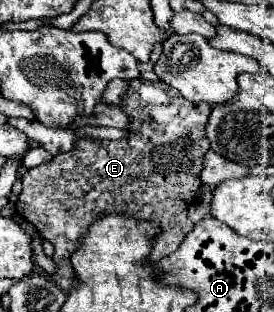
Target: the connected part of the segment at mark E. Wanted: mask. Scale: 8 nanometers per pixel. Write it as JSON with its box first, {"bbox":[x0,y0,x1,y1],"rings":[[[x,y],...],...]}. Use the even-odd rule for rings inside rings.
{"bbox":[16,78,210,290],"rings":[[[142,78],[128,82],[128,90],[122,96],[118,106],[130,118],[130,124],[126,126],[130,136],[122,140],[80,138],[76,140],[74,150],[60,152],[52,158],[52,162],[30,168],[22,176],[22,192],[16,202],[16,212],[22,218],[26,218],[30,224],[34,224],[34,228],[44,240],[50,240],[54,244],[52,260],[56,264],[56,272],[52,278],[62,290],[70,290],[74,284],[72,280],[74,270],[70,264],[70,256],[78,246],[78,238],[86,234],[88,226],[96,222],[102,214],[130,214],[140,220],[158,222],[164,230],[152,244],[152,256],[150,256],[152,264],[172,254],[182,244],[186,234],[194,228],[194,224],[188,218],[188,208],[190,208],[190,202],[198,198],[198,192],[202,186],[200,172],[204,170],[204,154],[210,150],[210,142],[206,138],[210,106],[204,102],[192,104],[184,100],[176,88],[160,80],[144,82]]]}

